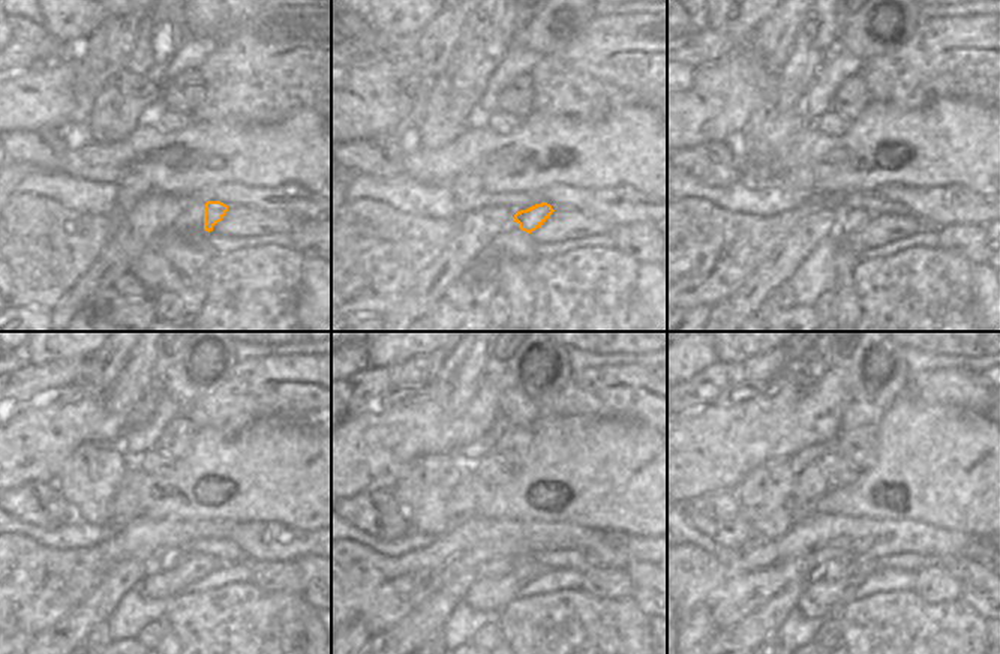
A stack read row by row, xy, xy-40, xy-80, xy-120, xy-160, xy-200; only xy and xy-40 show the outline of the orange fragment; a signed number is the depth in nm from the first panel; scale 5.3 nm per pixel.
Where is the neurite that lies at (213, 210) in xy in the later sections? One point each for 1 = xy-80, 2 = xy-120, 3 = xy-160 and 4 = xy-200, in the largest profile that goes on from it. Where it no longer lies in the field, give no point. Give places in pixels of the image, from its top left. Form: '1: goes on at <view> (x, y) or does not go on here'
1: goes on at xy-80 (847, 221)
2: goes on at xy-120 (168, 560)
3: goes on at xy-160 (498, 566)
4: goes on at xy-200 (835, 569)

